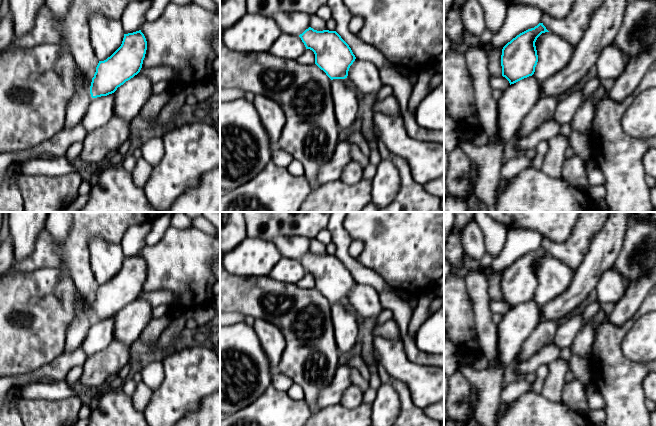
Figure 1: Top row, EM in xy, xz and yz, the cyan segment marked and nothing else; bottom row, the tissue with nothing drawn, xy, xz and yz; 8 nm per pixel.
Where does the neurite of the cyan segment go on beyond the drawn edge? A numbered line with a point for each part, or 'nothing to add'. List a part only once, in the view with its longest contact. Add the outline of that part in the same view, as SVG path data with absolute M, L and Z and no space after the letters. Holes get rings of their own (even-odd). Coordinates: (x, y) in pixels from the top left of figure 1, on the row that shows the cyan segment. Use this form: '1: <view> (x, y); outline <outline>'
1: xy (129, 98); outline M138 73L118 87L114 92L114 115L130 125L152 96L152 85L147 76Z

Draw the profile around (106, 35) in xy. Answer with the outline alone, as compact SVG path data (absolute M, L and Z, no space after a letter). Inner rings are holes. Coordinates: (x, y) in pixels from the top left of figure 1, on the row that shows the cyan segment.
M101 14L89 18L90 42L99 61L110 57L122 44L124 31L120 19L109 19Z

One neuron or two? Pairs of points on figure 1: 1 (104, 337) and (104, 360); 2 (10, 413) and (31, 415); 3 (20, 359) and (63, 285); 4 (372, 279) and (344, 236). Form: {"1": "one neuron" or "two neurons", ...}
{"1": "two neurons", "2": "two neurons", "3": "one neuron", "4": "one neuron"}

